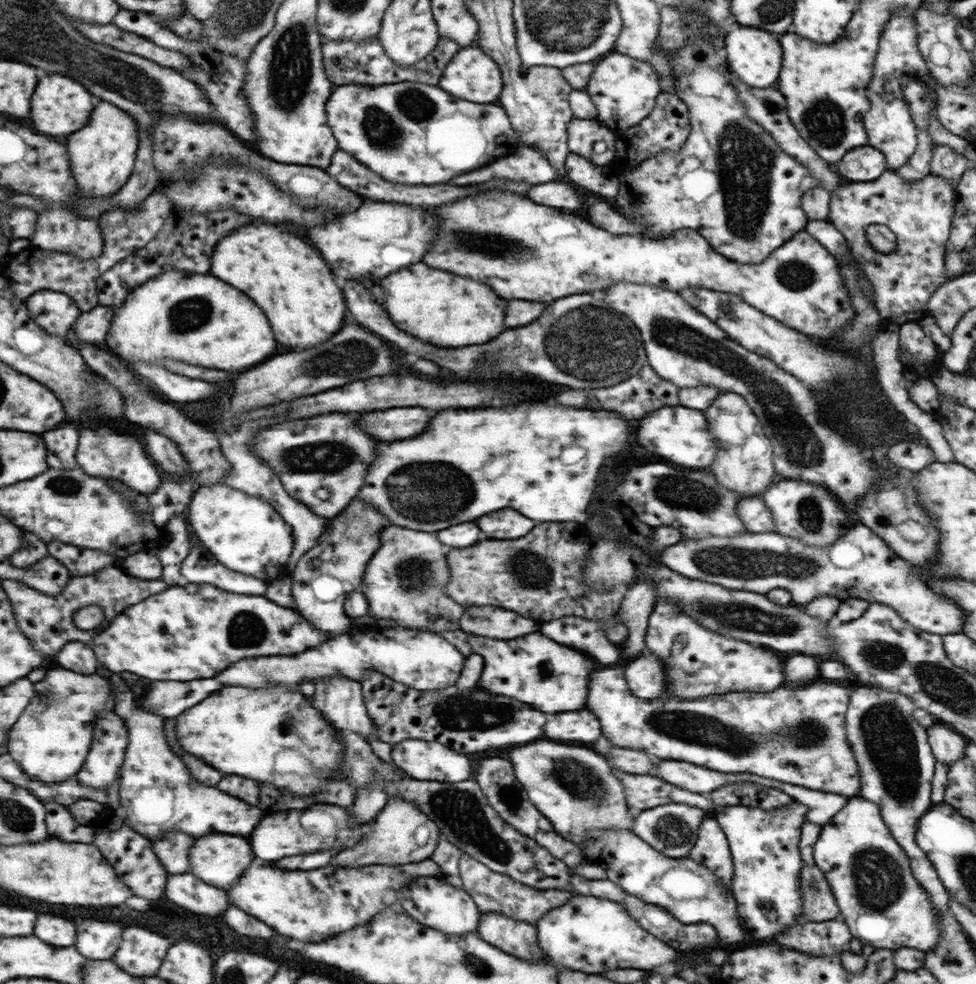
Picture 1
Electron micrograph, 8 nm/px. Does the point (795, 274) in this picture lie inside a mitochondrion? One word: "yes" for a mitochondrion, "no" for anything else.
yes

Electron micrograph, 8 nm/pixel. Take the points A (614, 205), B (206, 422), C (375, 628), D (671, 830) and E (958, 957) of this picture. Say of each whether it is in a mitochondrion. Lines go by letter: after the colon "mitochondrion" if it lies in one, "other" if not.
A: other
B: other
C: other
D: mitochondrion
E: other

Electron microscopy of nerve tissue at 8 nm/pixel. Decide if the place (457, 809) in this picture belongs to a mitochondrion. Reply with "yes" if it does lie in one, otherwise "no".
yes

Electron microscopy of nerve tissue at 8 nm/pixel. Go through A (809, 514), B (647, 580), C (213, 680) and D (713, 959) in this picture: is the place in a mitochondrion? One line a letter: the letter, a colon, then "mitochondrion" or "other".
A: mitochondrion
B: other
C: other
D: other

